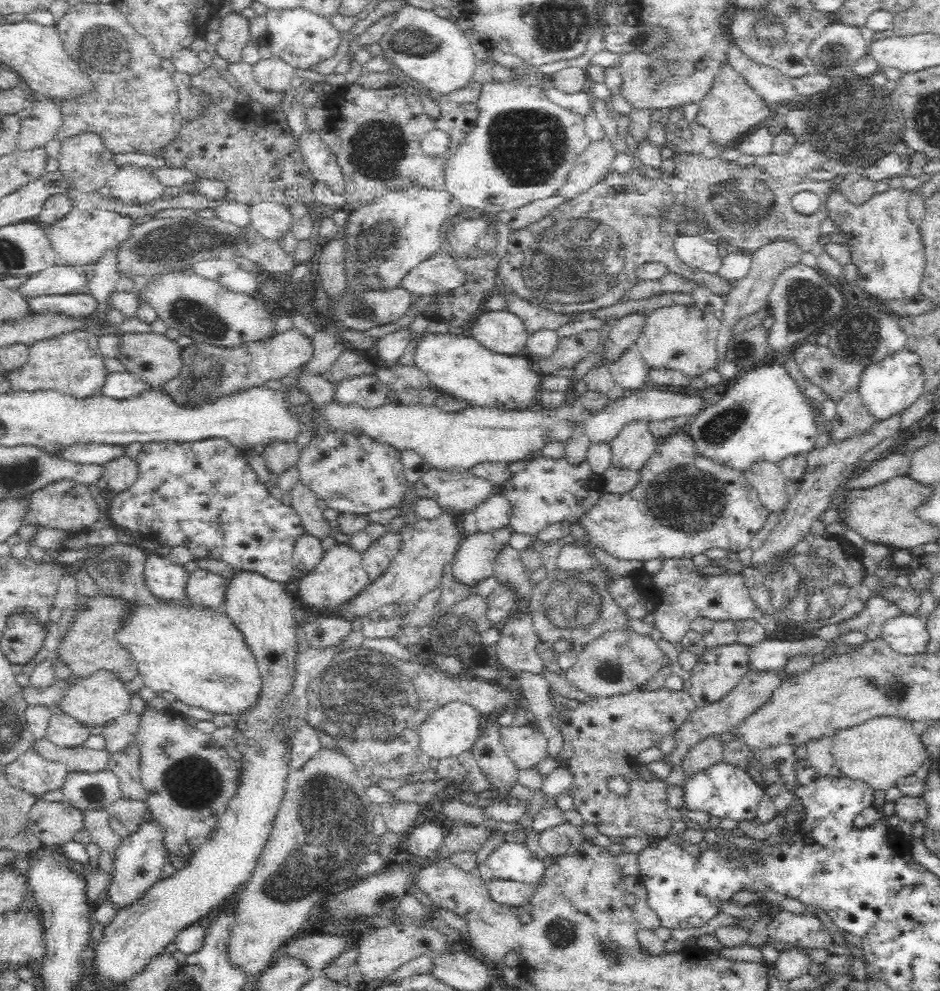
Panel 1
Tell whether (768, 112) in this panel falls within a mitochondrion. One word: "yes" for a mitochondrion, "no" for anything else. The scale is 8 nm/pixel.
no

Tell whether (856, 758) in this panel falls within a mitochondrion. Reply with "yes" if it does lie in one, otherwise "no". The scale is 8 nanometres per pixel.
no

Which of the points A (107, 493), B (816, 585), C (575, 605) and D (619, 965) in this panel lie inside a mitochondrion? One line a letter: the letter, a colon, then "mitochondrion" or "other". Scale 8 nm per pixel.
A: other
B: mitochondrion
C: mitochondrion
D: other

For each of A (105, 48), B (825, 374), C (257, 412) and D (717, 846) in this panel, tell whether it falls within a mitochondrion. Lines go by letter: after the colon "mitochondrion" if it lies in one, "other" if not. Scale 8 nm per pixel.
A: mitochondrion
B: mitochondrion
C: other
D: other

